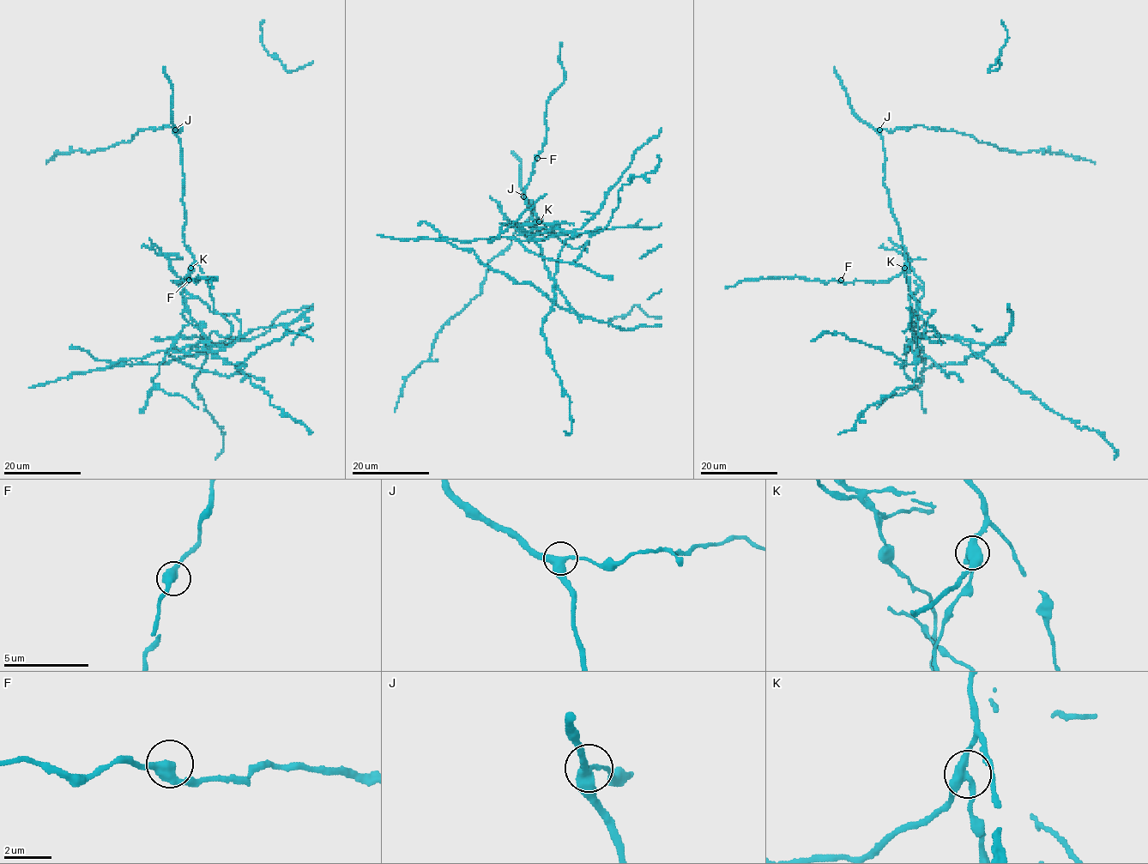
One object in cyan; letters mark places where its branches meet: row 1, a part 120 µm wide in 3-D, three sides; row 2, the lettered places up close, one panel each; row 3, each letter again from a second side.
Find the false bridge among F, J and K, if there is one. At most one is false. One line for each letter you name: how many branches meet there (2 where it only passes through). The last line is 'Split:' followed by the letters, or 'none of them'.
K: 3
Split: K

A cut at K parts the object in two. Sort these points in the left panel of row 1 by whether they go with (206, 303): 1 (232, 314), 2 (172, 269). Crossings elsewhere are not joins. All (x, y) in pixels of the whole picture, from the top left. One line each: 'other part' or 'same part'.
1: same part
2: same part

